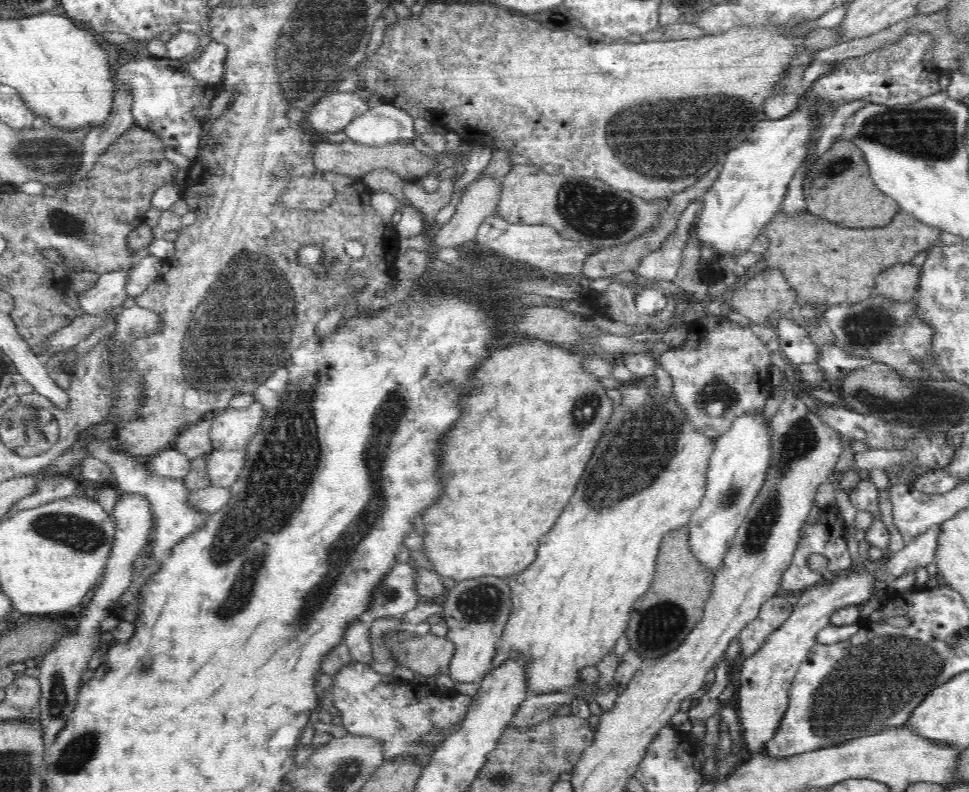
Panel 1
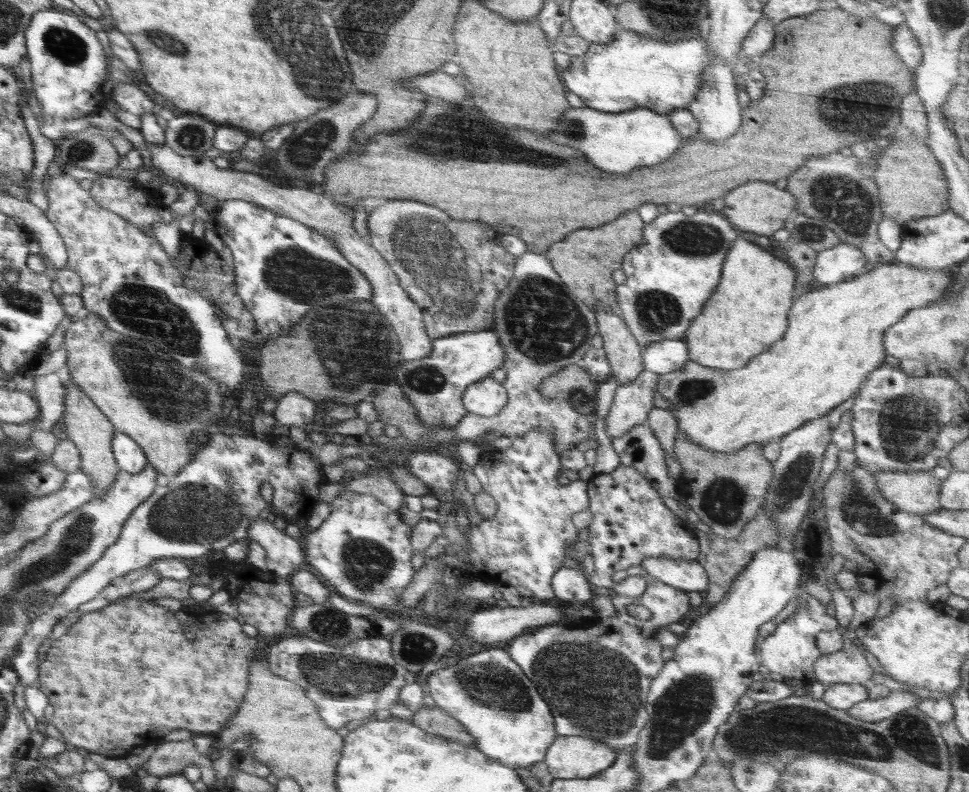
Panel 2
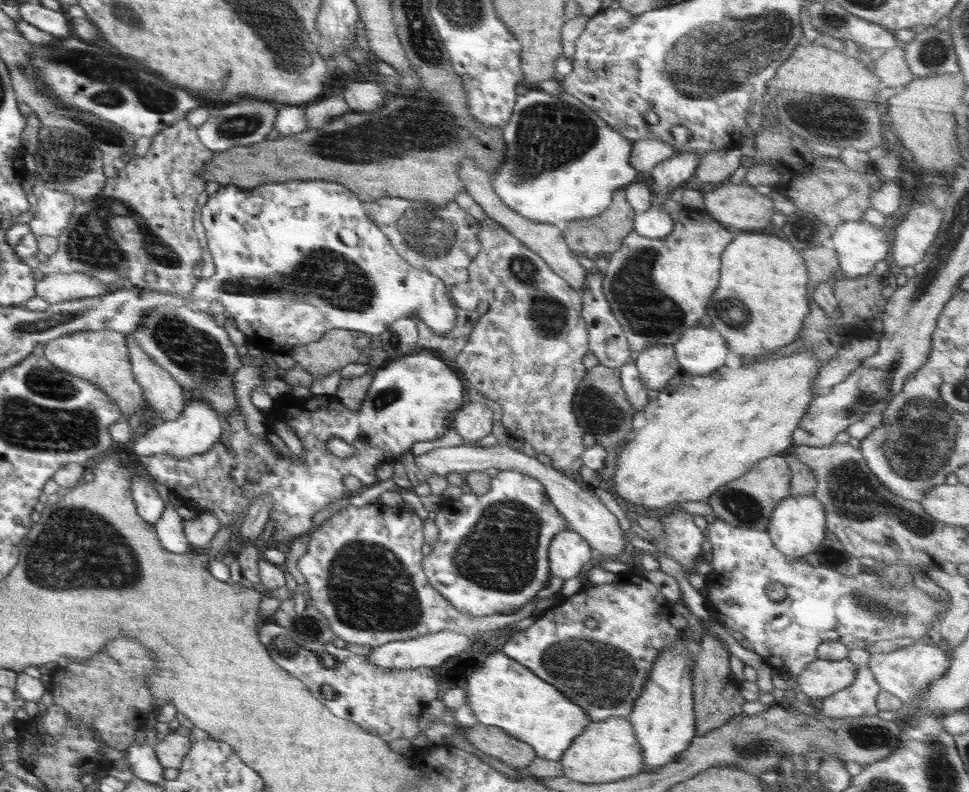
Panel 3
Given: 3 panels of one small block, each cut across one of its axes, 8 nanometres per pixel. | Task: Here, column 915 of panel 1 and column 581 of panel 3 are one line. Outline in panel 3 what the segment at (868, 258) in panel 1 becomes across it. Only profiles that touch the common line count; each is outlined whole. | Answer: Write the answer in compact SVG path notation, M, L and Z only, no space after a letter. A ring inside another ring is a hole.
M624 188L618 189L612 195L612 201L606 207L606 211L600 215L569 221L562 230L562 234L568 248L574 255L586 256L586 258L596 262L596 258L600 258L600 256L610 257L622 246L626 235L634 231L633 224L637 214L638 212L628 205Z

